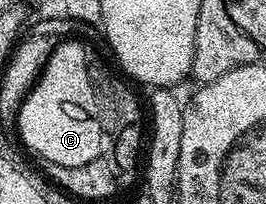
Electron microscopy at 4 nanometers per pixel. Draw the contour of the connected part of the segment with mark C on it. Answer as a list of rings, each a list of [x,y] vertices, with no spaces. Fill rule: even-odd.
[[[61,39],[20,108],[21,142],[48,164],[82,166],[101,159],[96,152],[100,136],[96,132],[96,115],[92,112],[92,94],[88,92],[88,76],[84,76],[86,58],[87,47],[79,39]]]

